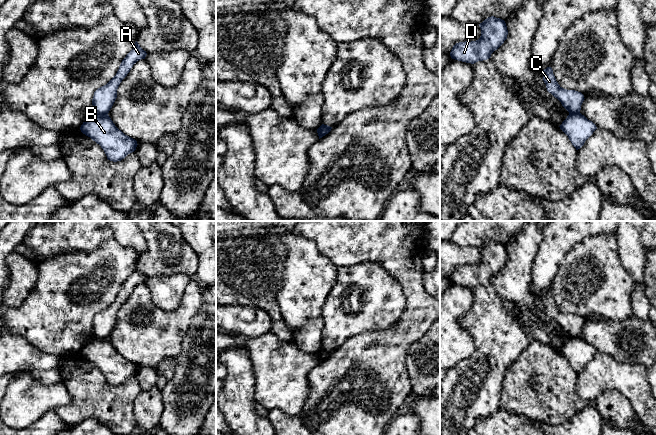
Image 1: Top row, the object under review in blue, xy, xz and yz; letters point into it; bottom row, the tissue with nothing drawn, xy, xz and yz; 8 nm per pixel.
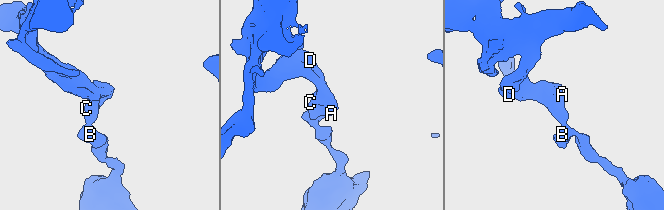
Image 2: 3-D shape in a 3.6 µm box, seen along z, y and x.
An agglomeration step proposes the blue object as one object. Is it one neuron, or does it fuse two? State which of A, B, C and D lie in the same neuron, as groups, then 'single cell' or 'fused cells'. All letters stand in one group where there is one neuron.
A C D / B | fused cells

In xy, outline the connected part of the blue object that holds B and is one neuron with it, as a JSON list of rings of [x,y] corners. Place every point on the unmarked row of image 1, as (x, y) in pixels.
[[[94,337],[80,351],[83,358],[90,361],[101,370],[107,383],[113,386],[121,385],[134,376],[137,365],[119,354],[108,338]]]

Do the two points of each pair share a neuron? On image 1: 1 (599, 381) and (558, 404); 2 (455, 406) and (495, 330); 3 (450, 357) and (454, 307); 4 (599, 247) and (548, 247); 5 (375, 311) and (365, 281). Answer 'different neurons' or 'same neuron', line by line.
1: different neurons
2: same neuron
3: same neuron
4: different neurons
5: same neuron

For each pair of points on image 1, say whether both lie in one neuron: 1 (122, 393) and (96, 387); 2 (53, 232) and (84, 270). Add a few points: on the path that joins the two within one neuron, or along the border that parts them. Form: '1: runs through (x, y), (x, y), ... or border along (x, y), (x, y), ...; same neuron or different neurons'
1: runs through (116, 393), (102, 393); same neuron
2: border along (92, 250), (61, 252), (46, 258); different neurons

